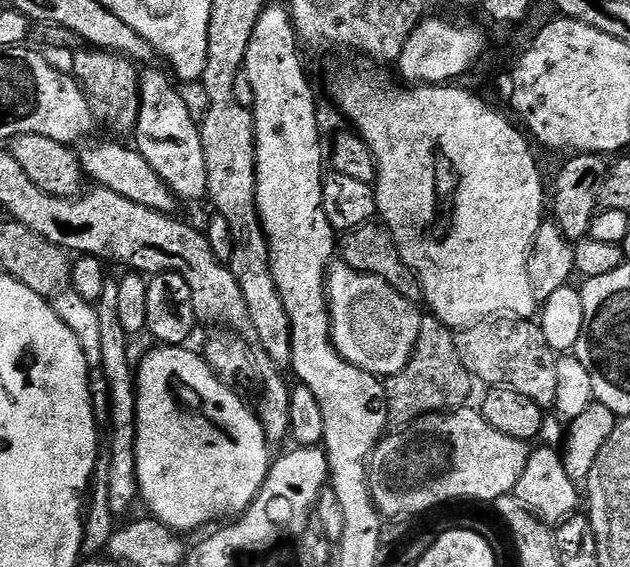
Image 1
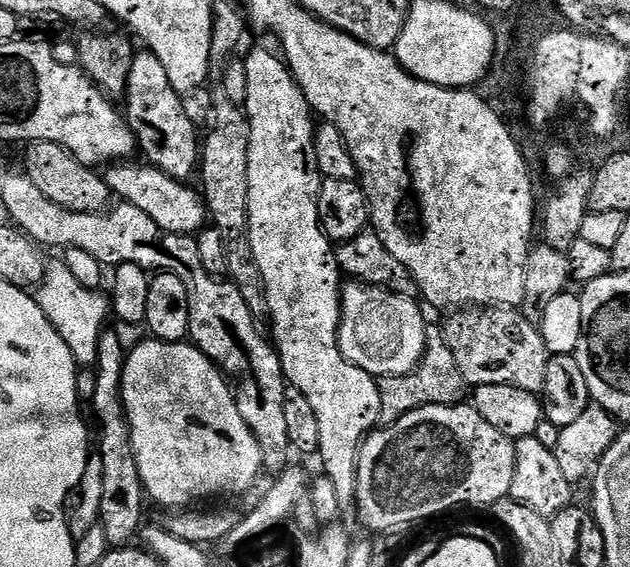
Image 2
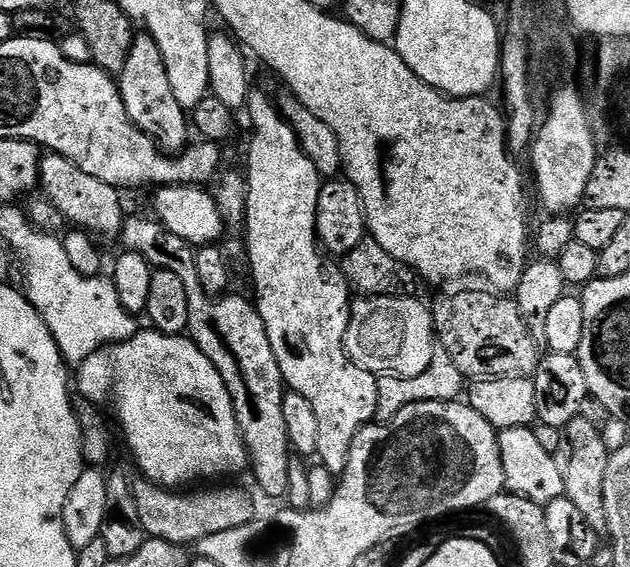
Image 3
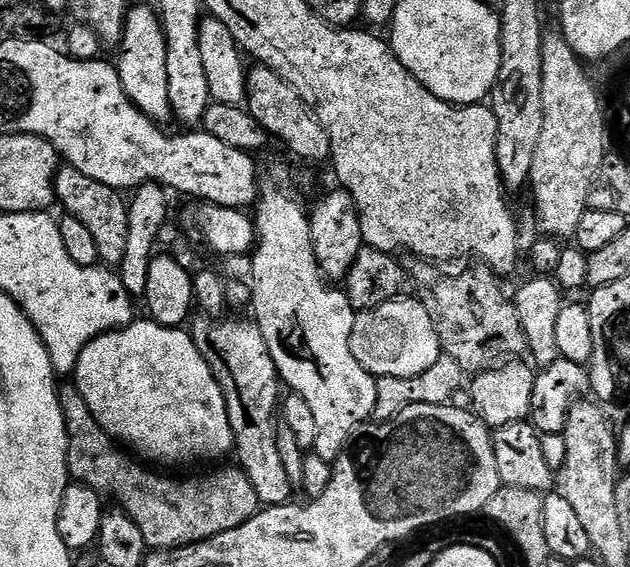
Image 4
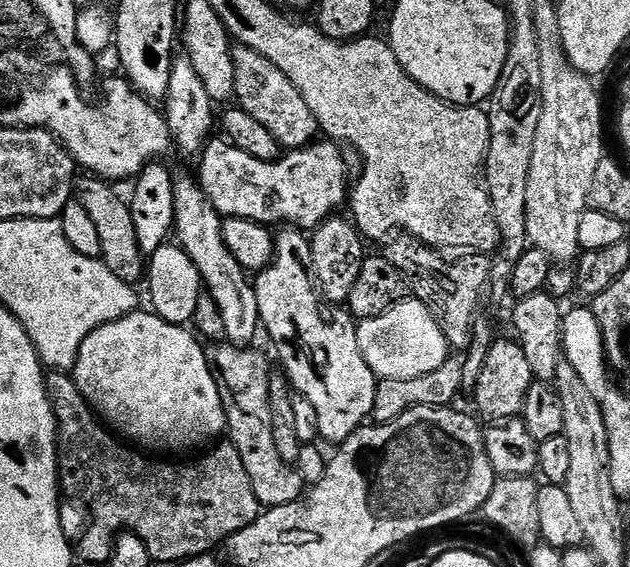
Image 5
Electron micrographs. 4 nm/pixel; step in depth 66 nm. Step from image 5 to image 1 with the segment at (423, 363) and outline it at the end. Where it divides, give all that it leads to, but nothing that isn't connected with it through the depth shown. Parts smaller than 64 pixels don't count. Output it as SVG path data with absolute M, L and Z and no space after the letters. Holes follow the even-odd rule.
M343 262L328 269L328 313L332 323L332 345L348 364L387 378L398 374L410 362L418 342L421 309L402 298L382 278L354 270Z

